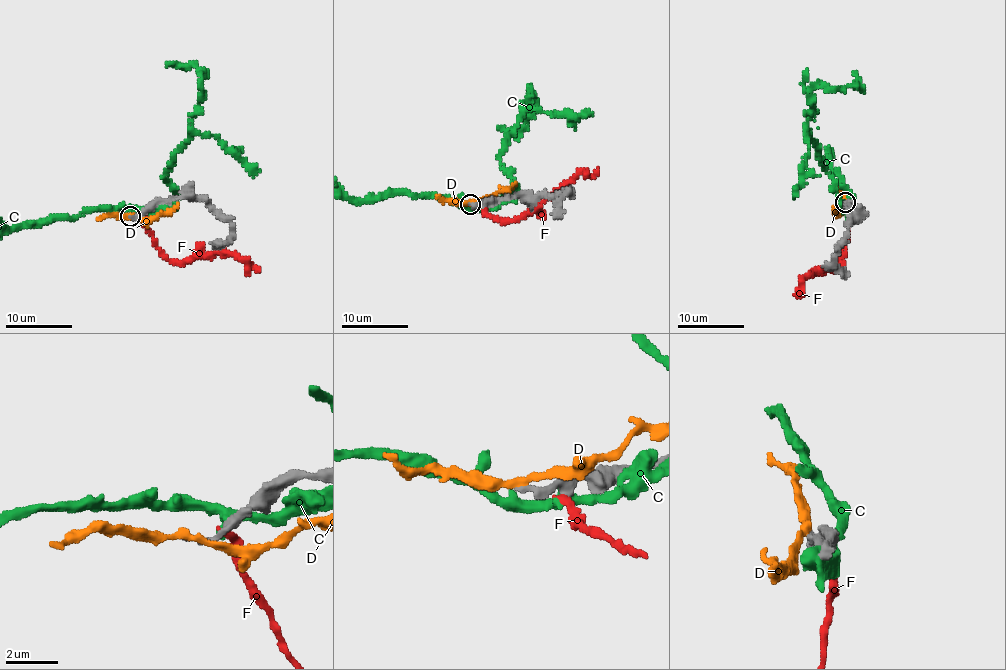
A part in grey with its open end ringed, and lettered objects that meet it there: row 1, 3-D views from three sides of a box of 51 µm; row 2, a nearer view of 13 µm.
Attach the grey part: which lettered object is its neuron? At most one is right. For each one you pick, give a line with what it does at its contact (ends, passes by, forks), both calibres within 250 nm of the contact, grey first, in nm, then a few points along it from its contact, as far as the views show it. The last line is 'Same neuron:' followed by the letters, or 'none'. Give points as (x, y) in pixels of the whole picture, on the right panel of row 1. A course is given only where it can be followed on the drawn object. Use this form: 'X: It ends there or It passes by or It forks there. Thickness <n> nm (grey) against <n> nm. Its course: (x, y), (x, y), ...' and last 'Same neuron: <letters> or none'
Same neuron: none

